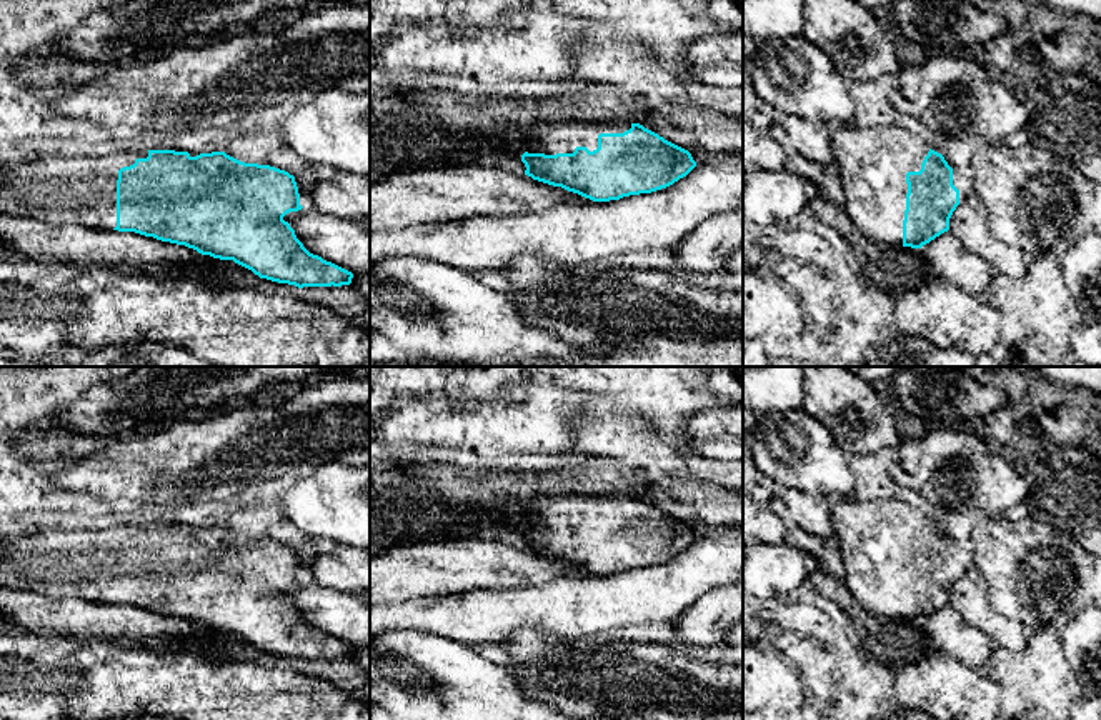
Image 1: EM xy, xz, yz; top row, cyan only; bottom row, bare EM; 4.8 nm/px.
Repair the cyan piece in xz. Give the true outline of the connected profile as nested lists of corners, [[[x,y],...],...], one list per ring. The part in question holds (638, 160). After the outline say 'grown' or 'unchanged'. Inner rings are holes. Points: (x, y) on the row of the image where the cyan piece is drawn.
[[[625,120],[508,128],[501,143],[525,163],[525,175],[593,202],[666,188],[696,167],[688,150]]]; grown

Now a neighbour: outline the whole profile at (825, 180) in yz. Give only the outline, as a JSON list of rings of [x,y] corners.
[[[788,153],[785,167],[791,173],[800,175],[803,180],[811,183],[815,193],[818,193],[825,200],[839,207],[844,205],[843,183],[838,177],[838,167],[834,165],[834,162],[829,165],[820,165],[798,153]]]

